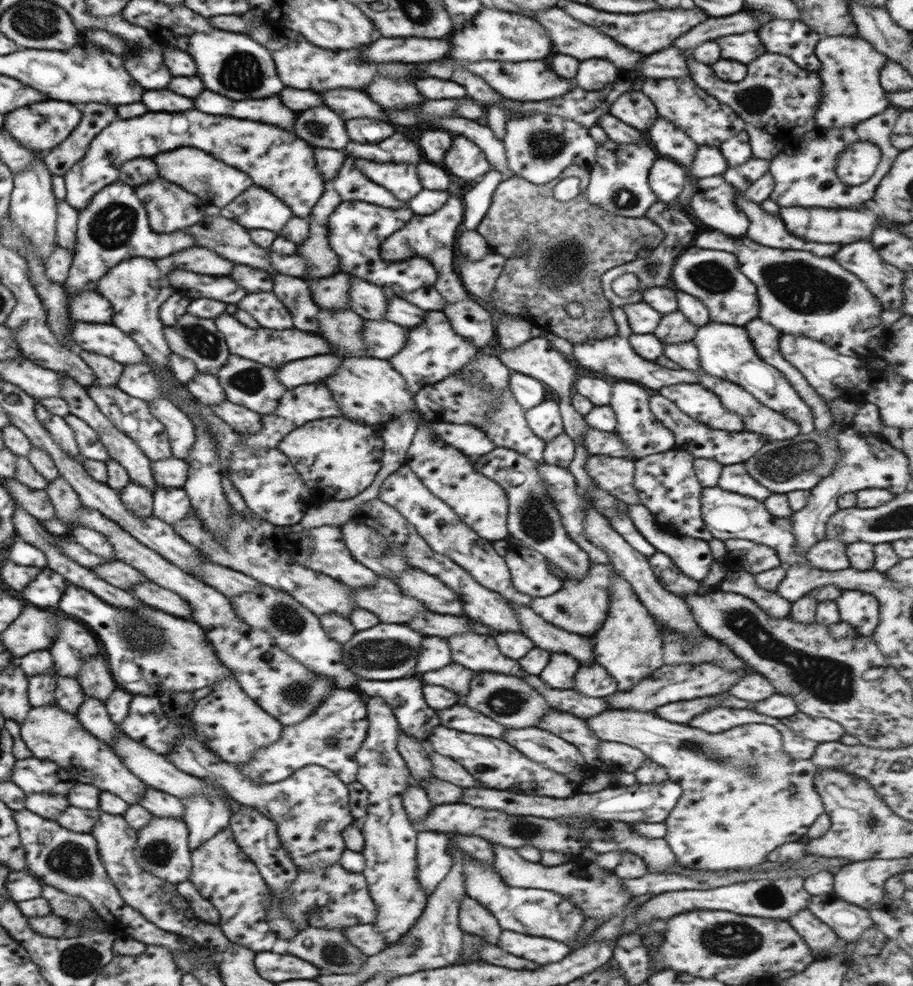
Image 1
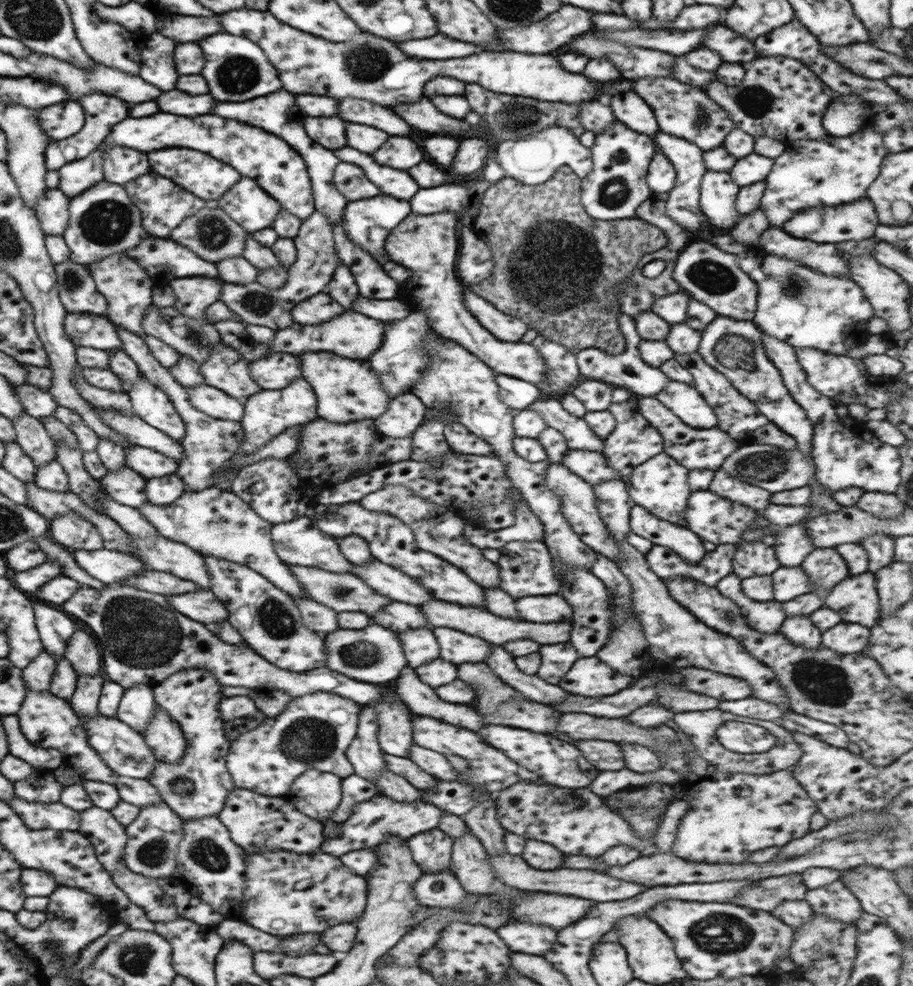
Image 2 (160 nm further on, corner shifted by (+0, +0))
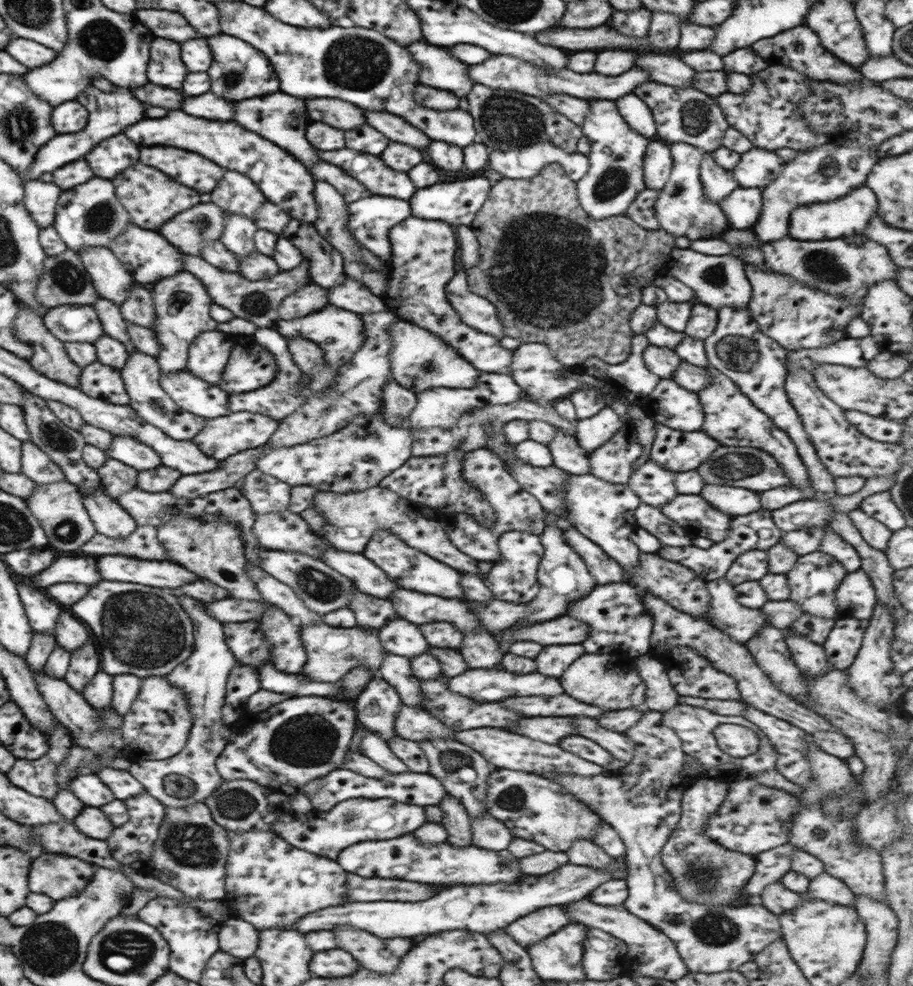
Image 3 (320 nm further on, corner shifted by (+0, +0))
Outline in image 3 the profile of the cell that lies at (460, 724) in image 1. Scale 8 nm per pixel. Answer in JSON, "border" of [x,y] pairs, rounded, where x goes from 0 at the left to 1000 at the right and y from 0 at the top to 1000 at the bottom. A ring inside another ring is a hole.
{"border":[[[425,662],[415,681],[416,687],[435,700],[444,716],[464,719],[461,690],[453,686],[447,667]]]}

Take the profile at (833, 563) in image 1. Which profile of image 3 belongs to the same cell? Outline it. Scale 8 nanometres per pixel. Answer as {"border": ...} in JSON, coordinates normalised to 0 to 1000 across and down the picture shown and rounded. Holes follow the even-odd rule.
{"border":[[[896,558],[875,564],[870,574],[861,582],[863,595],[865,595],[865,606],[878,616],[878,620],[885,624],[900,626],[900,628],[919,628],[916,620],[916,598],[928,584],[927,577],[908,562]]]}

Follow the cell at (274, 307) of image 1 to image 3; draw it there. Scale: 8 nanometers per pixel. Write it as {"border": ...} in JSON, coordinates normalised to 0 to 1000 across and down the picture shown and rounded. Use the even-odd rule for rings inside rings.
{"border":[[[200,257],[198,261],[200,262],[203,274],[209,276],[221,285],[234,307],[250,312],[250,314],[255,316],[256,320],[278,327],[278,329],[287,333],[300,333],[300,329],[307,324],[304,317],[308,306],[324,293],[334,288],[342,287],[338,279],[338,266],[336,264],[331,265],[320,274],[306,276],[298,282],[275,285],[267,282],[263,277],[238,273],[232,268],[226,266],[220,260]]]}

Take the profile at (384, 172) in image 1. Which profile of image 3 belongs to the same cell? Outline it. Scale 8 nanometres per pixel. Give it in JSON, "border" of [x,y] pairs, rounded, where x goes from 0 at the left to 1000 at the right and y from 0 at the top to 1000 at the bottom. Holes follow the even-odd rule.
{"border":[[[381,150],[368,154],[347,152],[350,163],[375,168],[377,174],[396,183],[396,187],[414,199],[434,199],[438,203],[449,203],[456,195],[456,189],[442,174],[434,174],[425,170],[418,162],[405,156],[394,156]]]}

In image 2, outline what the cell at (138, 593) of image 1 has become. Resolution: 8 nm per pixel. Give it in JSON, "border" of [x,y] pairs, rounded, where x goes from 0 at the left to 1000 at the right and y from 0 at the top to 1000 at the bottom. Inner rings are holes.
{"border":[[[231,598],[188,603],[183,608],[184,613],[193,621],[228,636],[237,632],[245,632],[250,628],[248,615],[237,606]]]}

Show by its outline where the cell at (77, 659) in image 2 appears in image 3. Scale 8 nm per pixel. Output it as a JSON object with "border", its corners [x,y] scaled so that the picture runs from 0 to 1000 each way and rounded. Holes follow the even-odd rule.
{"border":[[[69,616],[61,627],[60,649],[62,654],[76,662],[83,661],[101,649],[99,640],[74,618]]]}

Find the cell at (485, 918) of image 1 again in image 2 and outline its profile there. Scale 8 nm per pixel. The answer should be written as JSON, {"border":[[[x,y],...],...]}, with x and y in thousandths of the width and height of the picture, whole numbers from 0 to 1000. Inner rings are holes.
{"border":[[[494,884],[467,886],[452,897],[452,908],[458,917],[507,924],[512,905]]]}

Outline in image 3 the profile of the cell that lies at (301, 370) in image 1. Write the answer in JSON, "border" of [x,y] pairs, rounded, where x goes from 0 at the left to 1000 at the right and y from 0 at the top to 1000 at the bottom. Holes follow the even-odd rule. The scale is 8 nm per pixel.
{"border":[[[277,341],[263,343],[245,372],[242,394],[255,401],[287,394],[298,387],[304,377],[300,360],[279,346]]]}

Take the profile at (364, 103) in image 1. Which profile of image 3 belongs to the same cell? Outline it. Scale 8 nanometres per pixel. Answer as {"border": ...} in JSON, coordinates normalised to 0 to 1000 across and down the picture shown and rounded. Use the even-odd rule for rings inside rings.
{"border":[[[401,114],[401,120],[407,130],[418,134],[429,144],[440,144],[440,146],[447,146],[456,152],[464,152],[471,146],[471,140],[464,134],[456,132],[438,118],[429,118],[423,114]]]}

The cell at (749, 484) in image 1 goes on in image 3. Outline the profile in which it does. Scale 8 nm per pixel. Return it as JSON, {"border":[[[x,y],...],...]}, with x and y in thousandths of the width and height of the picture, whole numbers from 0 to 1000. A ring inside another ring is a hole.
{"border":[[[775,491],[766,502],[782,515],[802,524],[818,522],[834,516],[831,500],[818,495]]]}

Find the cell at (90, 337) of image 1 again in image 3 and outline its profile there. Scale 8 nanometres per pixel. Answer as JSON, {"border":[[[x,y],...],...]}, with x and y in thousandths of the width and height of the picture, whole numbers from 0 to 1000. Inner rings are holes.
{"border":[[[69,308],[50,315],[49,332],[69,348],[101,348],[114,341],[113,331],[101,309]]]}

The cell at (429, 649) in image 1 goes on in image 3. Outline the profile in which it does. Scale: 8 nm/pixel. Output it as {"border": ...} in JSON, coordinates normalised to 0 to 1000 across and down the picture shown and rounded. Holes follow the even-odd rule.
{"border":[[[441,628],[427,629],[421,637],[412,639],[412,643],[424,663],[442,665],[449,669],[471,659],[460,635]]]}

